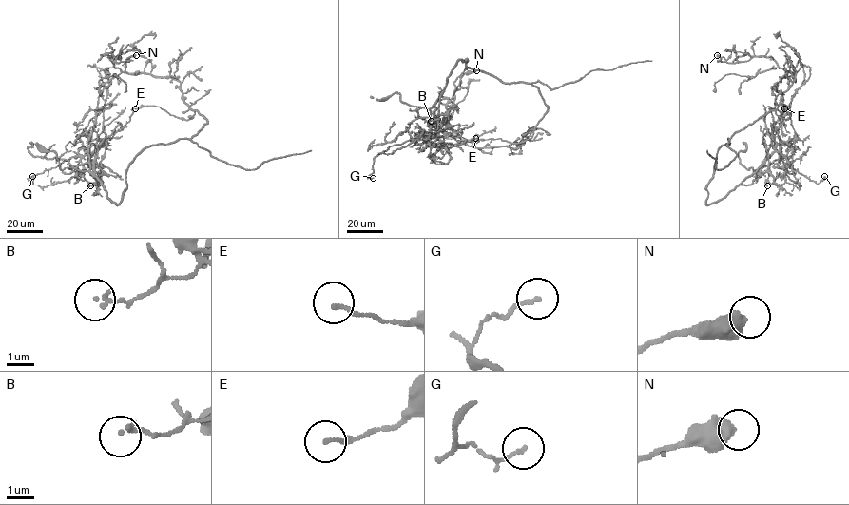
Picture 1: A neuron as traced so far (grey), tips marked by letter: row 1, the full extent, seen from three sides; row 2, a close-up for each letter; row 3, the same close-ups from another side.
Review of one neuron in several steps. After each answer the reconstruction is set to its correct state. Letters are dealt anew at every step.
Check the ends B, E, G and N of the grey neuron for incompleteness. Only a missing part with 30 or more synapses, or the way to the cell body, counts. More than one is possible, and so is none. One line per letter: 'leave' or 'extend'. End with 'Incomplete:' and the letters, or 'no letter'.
B: leave
E: leave
G: leave
N: leave
Incomplete: no letter

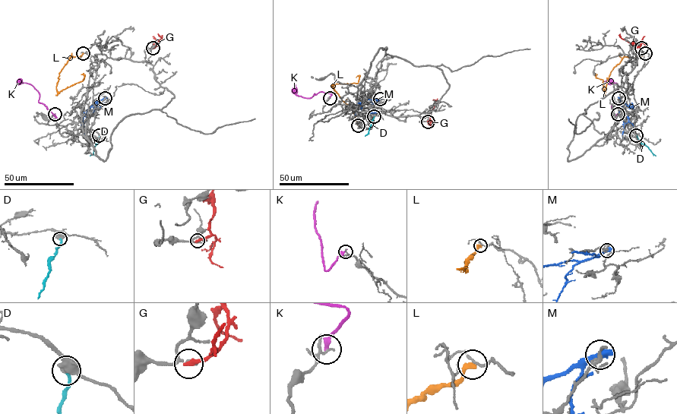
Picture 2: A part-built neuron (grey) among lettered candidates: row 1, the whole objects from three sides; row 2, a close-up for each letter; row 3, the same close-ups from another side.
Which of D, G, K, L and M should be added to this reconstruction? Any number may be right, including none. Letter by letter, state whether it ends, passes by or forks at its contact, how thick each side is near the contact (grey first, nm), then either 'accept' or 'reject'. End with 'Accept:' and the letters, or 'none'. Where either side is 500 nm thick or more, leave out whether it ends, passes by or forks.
D: calibres 550 and 240 nm; reject
G: it ends; calibres 170 and 300 nm; reject
K: it ends; calibres 100 and 280 nm; reject
L: it ends; calibres 120 and 320 nm; reject
M: it ends; calibres 220 and 480 nm; reject
Accept: none

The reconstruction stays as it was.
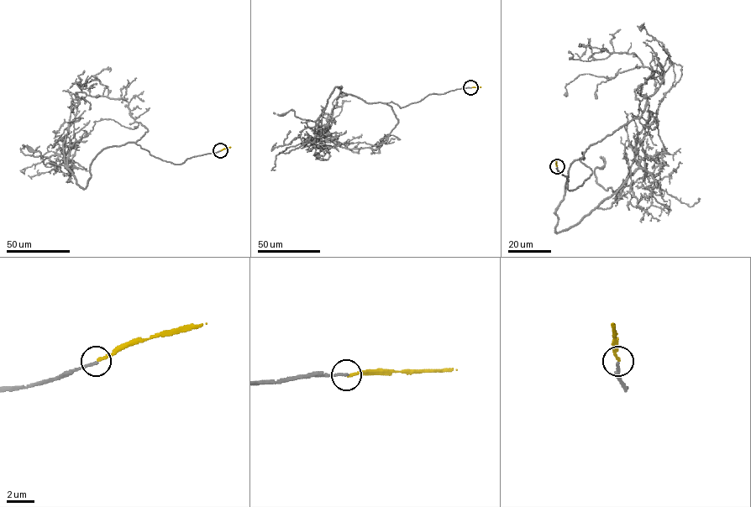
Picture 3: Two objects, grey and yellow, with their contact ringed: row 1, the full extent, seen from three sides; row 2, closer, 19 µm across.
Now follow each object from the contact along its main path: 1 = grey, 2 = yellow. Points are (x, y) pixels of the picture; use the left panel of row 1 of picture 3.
1: (220, 150), (174, 164), (133, 143), (107, 147), (84, 189), (65, 165), (63, 144), (79, 102), (62, 91)
2: (220, 150), (230, 147)

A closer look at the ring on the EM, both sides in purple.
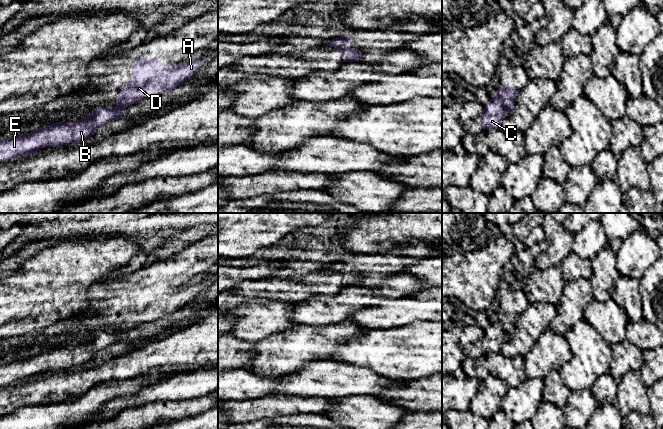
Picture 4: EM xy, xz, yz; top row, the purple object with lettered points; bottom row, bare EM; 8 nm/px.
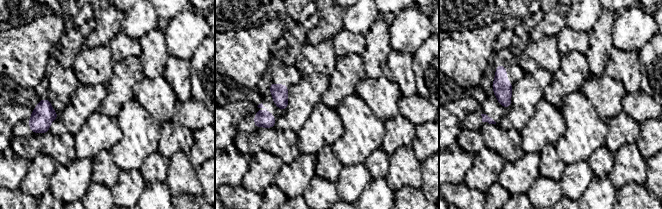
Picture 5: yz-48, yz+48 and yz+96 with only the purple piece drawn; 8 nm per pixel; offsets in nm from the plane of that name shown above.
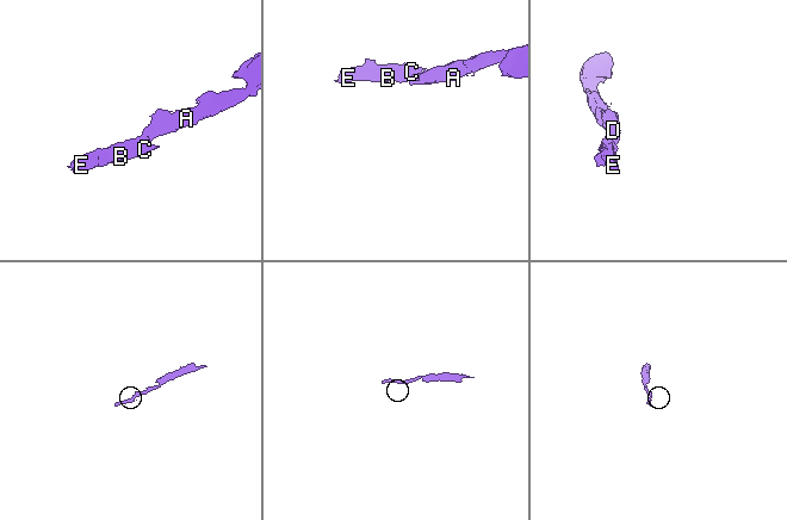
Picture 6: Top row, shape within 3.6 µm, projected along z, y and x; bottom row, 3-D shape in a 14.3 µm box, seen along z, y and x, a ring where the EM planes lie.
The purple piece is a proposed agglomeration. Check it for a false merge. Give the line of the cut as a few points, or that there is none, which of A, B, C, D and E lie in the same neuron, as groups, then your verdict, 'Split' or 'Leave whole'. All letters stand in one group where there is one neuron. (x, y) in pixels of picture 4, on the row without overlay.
Split along yz (498, 319), (506, 334). Groups: A D / B C E. Split

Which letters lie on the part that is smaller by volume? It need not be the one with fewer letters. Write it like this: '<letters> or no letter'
B, C, E

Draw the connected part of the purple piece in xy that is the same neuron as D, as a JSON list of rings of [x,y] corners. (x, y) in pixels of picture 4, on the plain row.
[[[143,281],[133,287],[130,305],[116,316],[117,328],[131,329],[171,315],[184,309],[203,290],[201,284],[191,284],[184,289],[164,291],[161,283]]]

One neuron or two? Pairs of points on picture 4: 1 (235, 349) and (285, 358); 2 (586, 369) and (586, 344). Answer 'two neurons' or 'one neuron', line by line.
1: two neurons
2: one neuron

